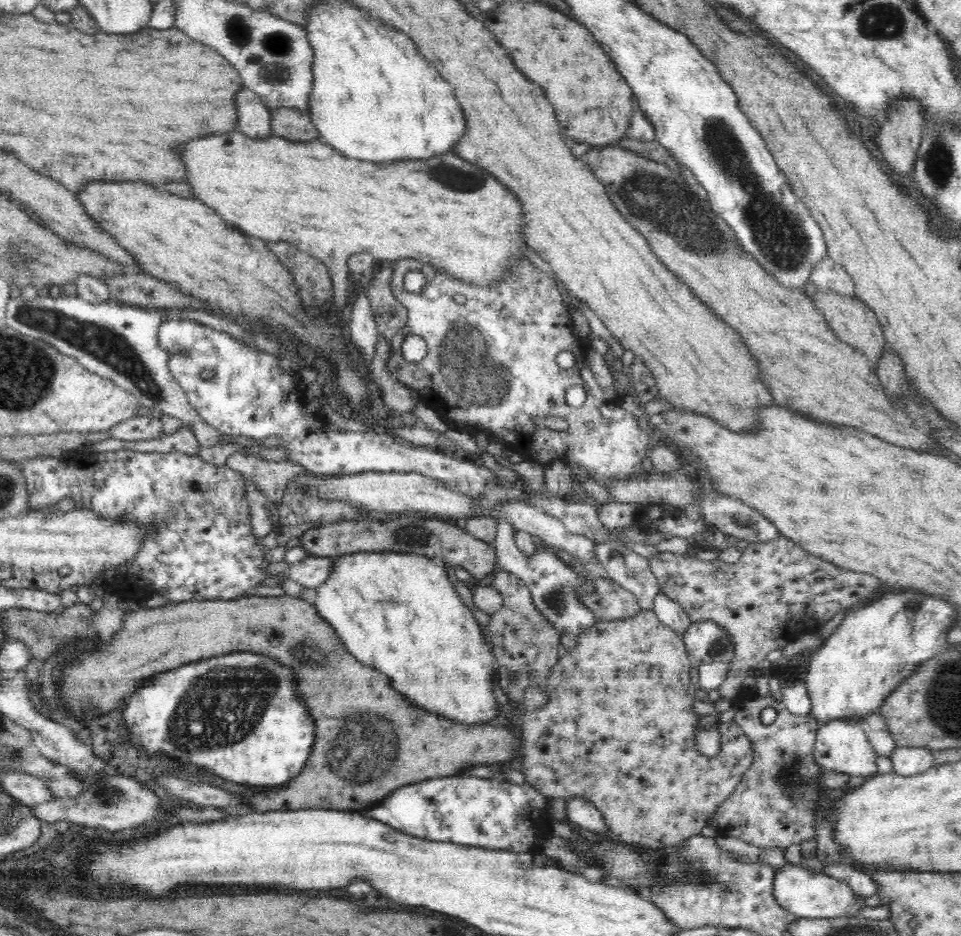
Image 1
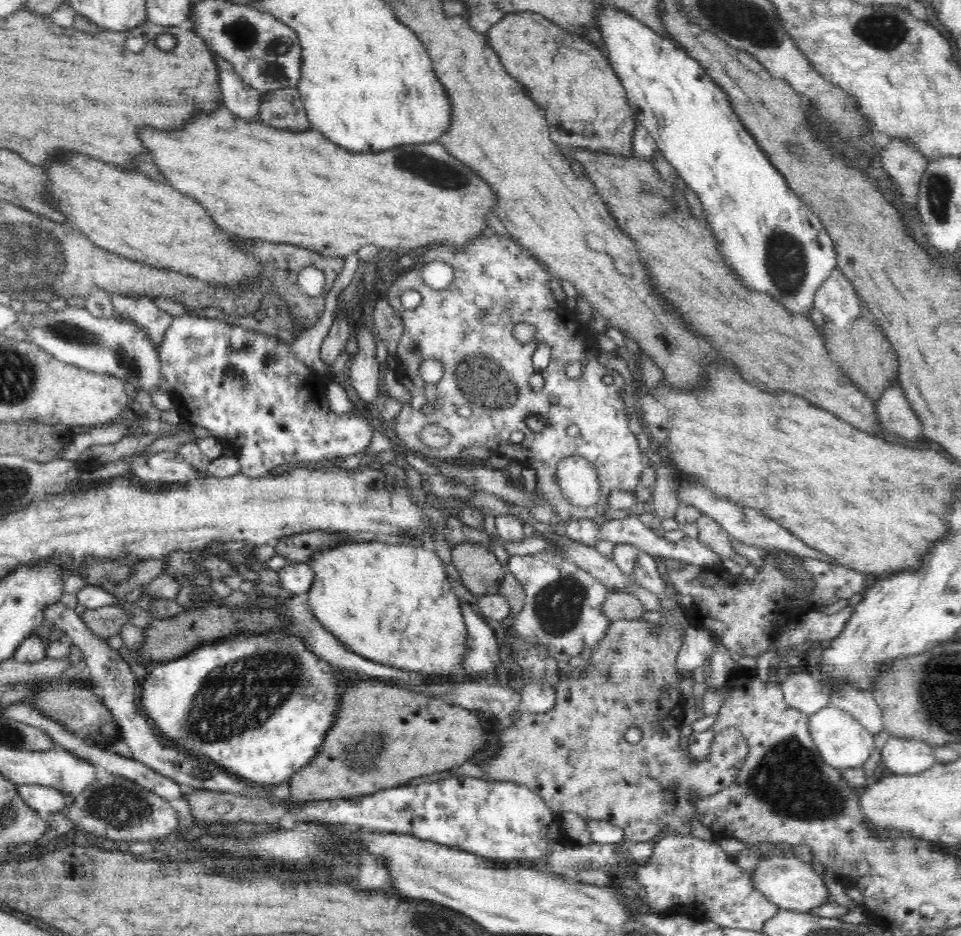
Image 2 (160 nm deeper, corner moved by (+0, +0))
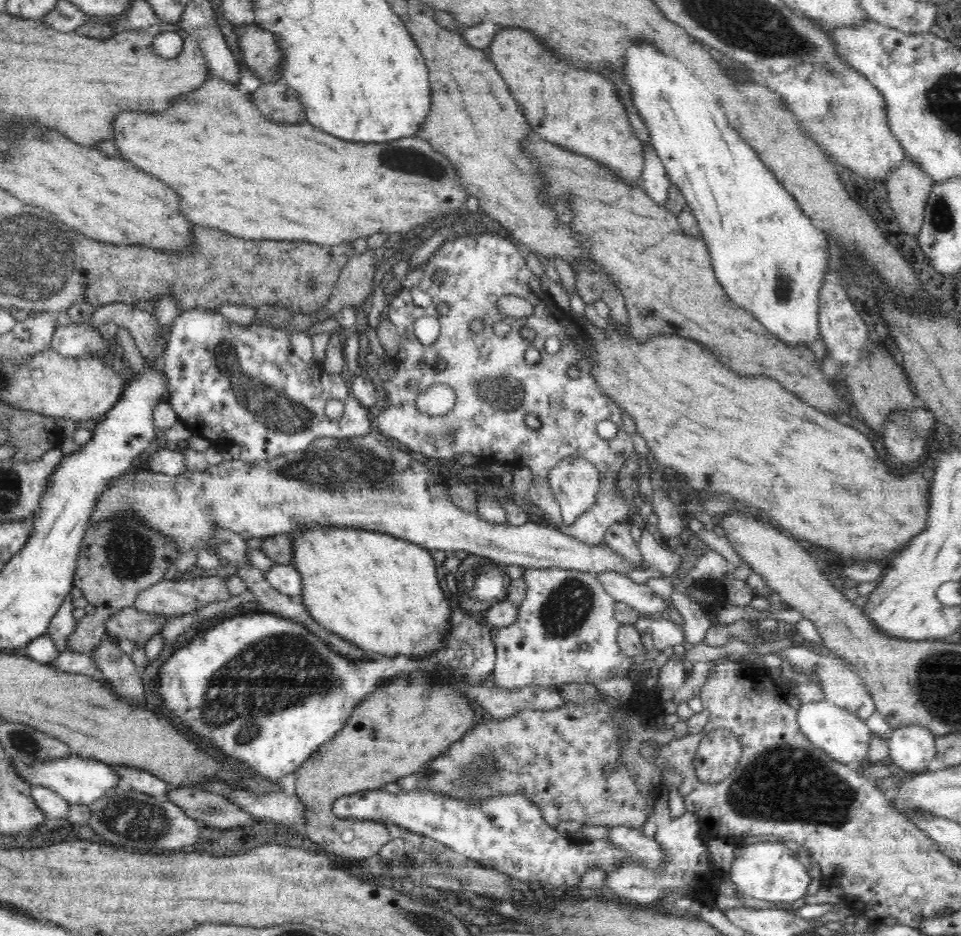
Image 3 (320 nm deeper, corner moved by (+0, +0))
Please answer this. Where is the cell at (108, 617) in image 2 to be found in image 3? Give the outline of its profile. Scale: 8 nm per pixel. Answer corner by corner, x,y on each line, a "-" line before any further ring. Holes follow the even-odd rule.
133,606
118,610
104,624
106,632
119,639
128,638
135,644
145,646
146,642
164,628
170,617
161,617
136,610

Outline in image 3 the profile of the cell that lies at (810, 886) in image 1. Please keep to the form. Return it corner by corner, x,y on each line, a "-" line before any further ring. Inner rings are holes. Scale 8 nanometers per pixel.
770,841
736,848
727,875
741,894
776,903
792,903
798,898
804,898
807,895
806,891
812,879
804,865
798,860
797,855
788,849
786,845

